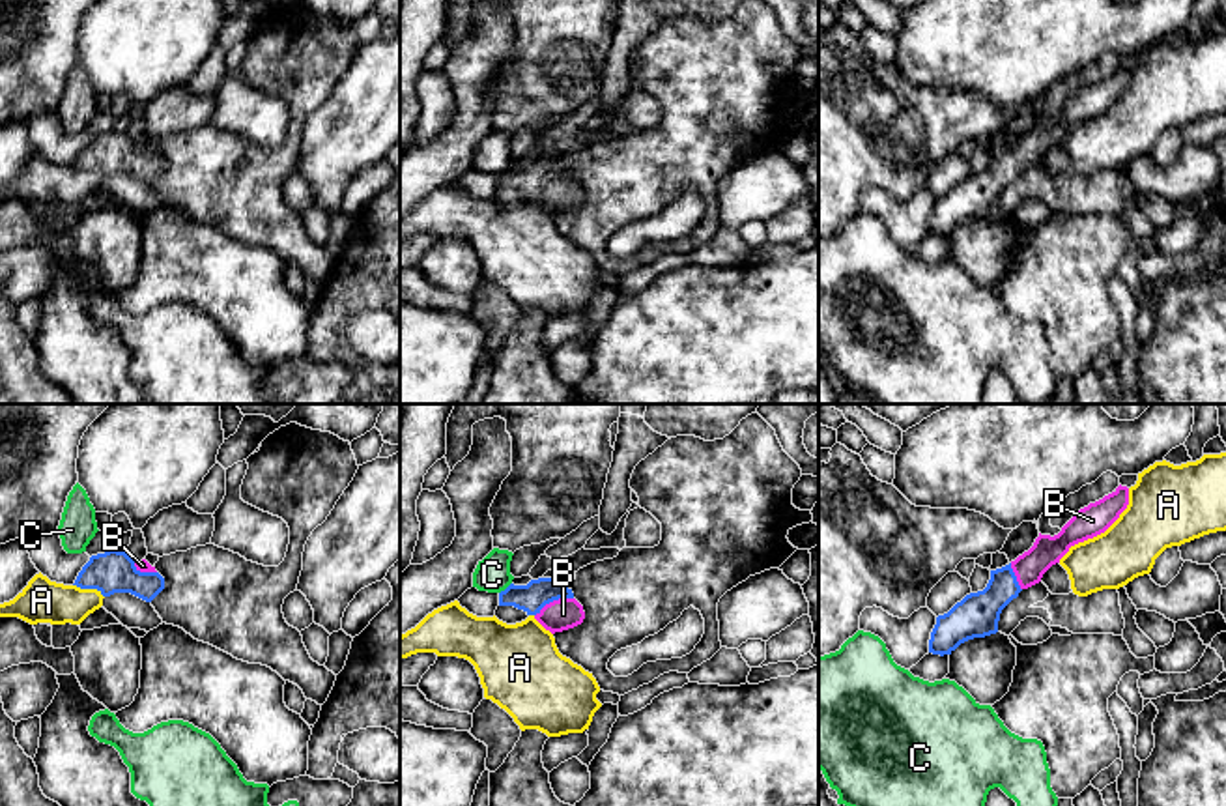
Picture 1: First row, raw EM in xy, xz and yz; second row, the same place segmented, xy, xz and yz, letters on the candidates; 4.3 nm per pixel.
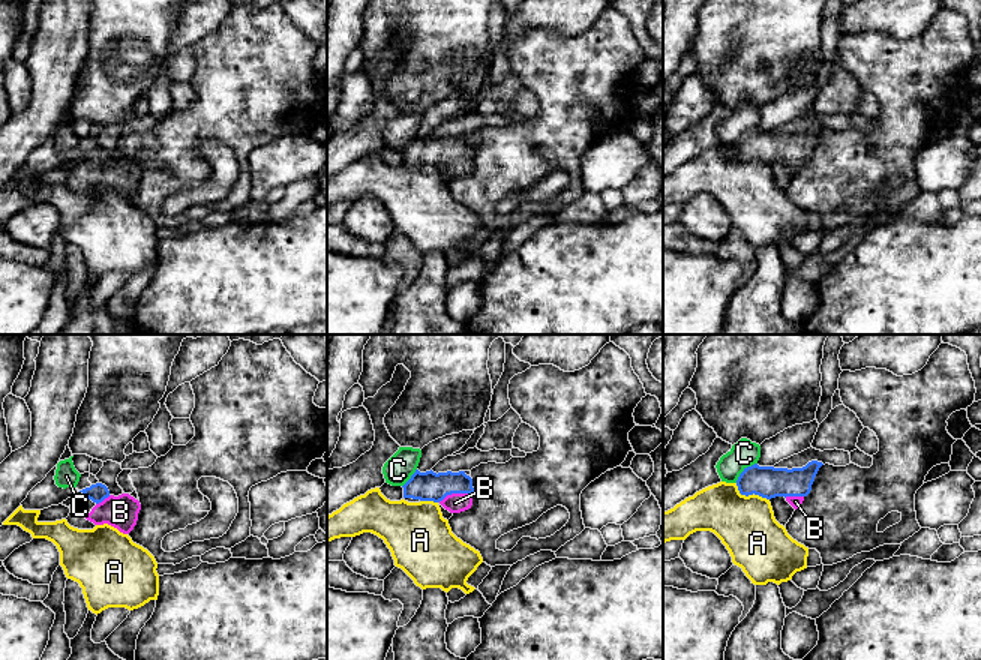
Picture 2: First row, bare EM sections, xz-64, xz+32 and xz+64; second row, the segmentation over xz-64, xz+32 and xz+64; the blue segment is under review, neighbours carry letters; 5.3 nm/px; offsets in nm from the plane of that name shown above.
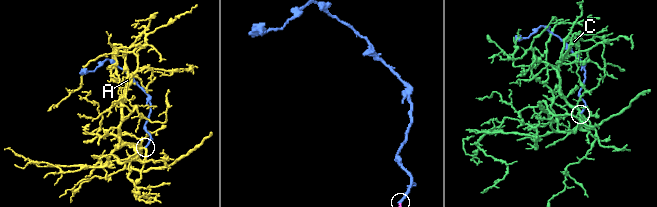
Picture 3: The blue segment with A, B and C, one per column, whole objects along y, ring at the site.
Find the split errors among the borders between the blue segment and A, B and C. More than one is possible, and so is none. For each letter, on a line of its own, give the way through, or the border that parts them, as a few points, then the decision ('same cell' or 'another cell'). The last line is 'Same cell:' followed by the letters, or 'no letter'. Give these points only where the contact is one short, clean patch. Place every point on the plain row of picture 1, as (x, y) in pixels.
A: border along xy (73, 165), (96, 171), (103, 178); another cell
B: runs through xz (537, 174), (554, 180), (563, 195); same cell
C: border along xz (511, 163), (499, 174); another cell
Same cell: B

